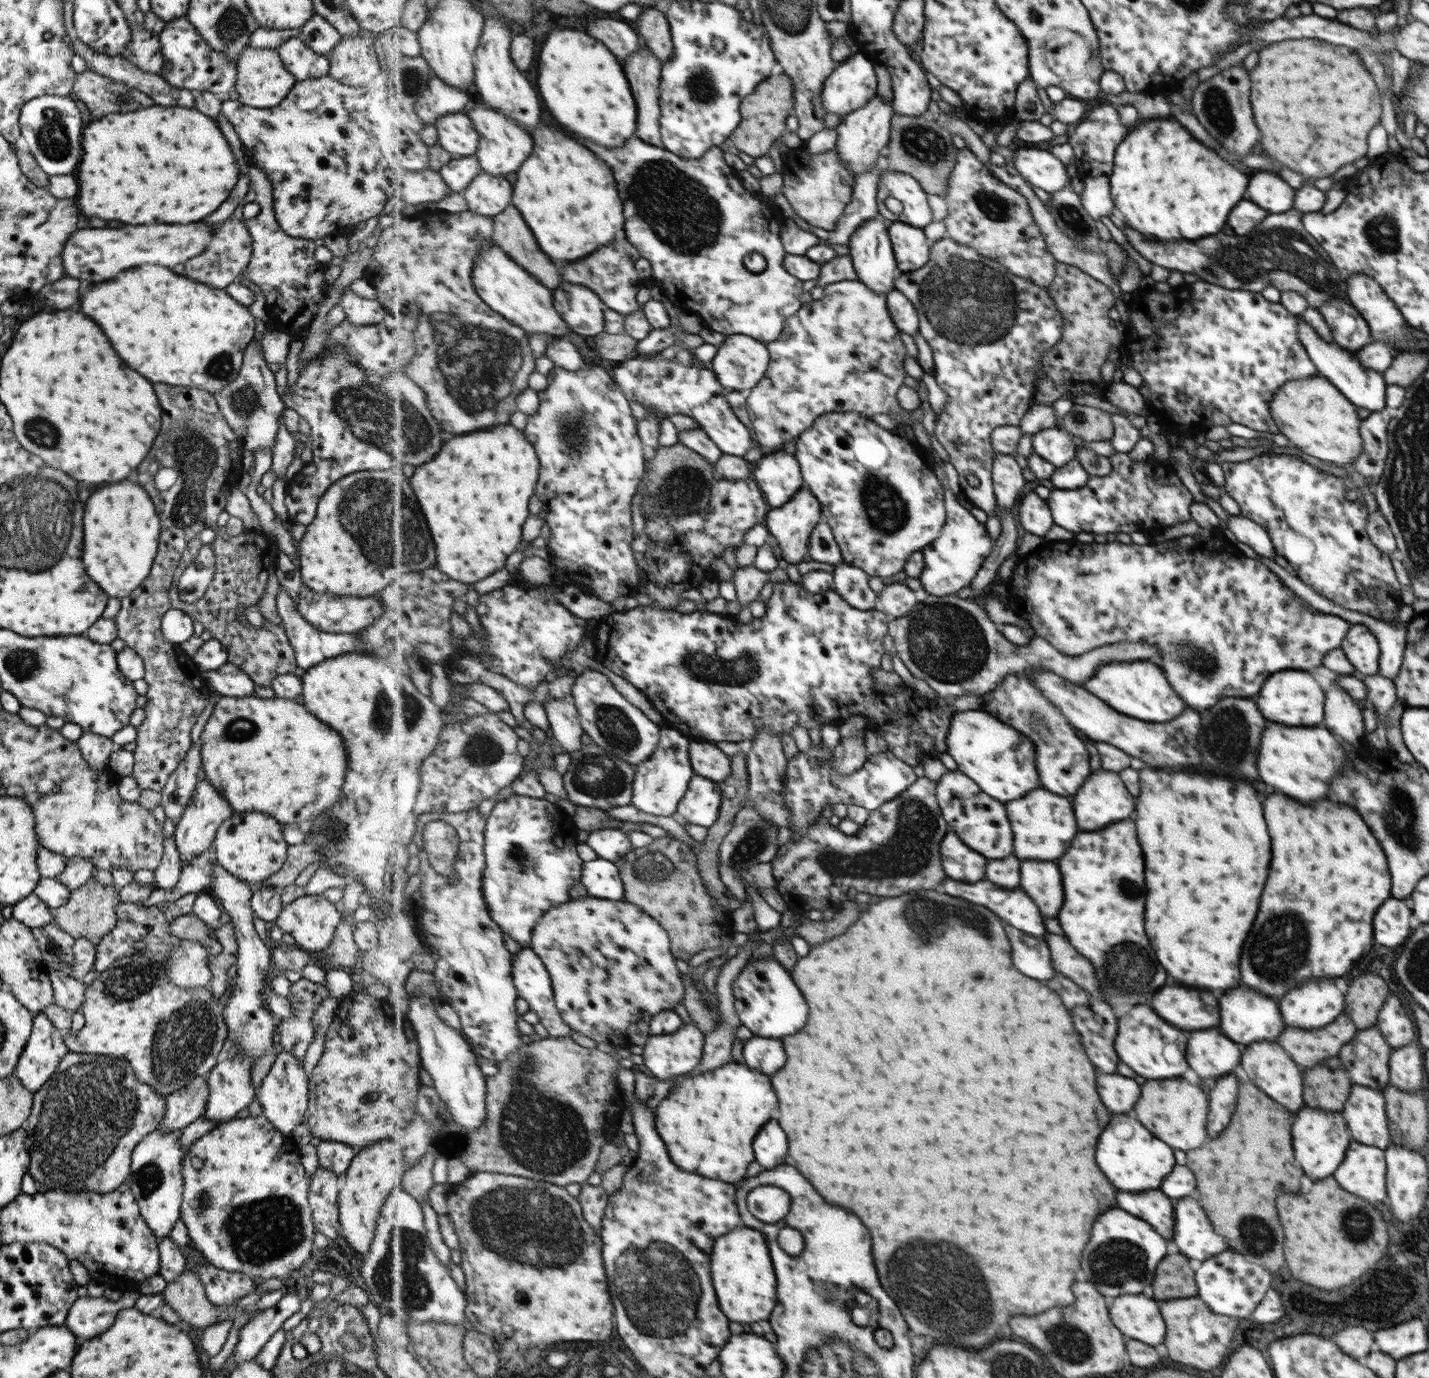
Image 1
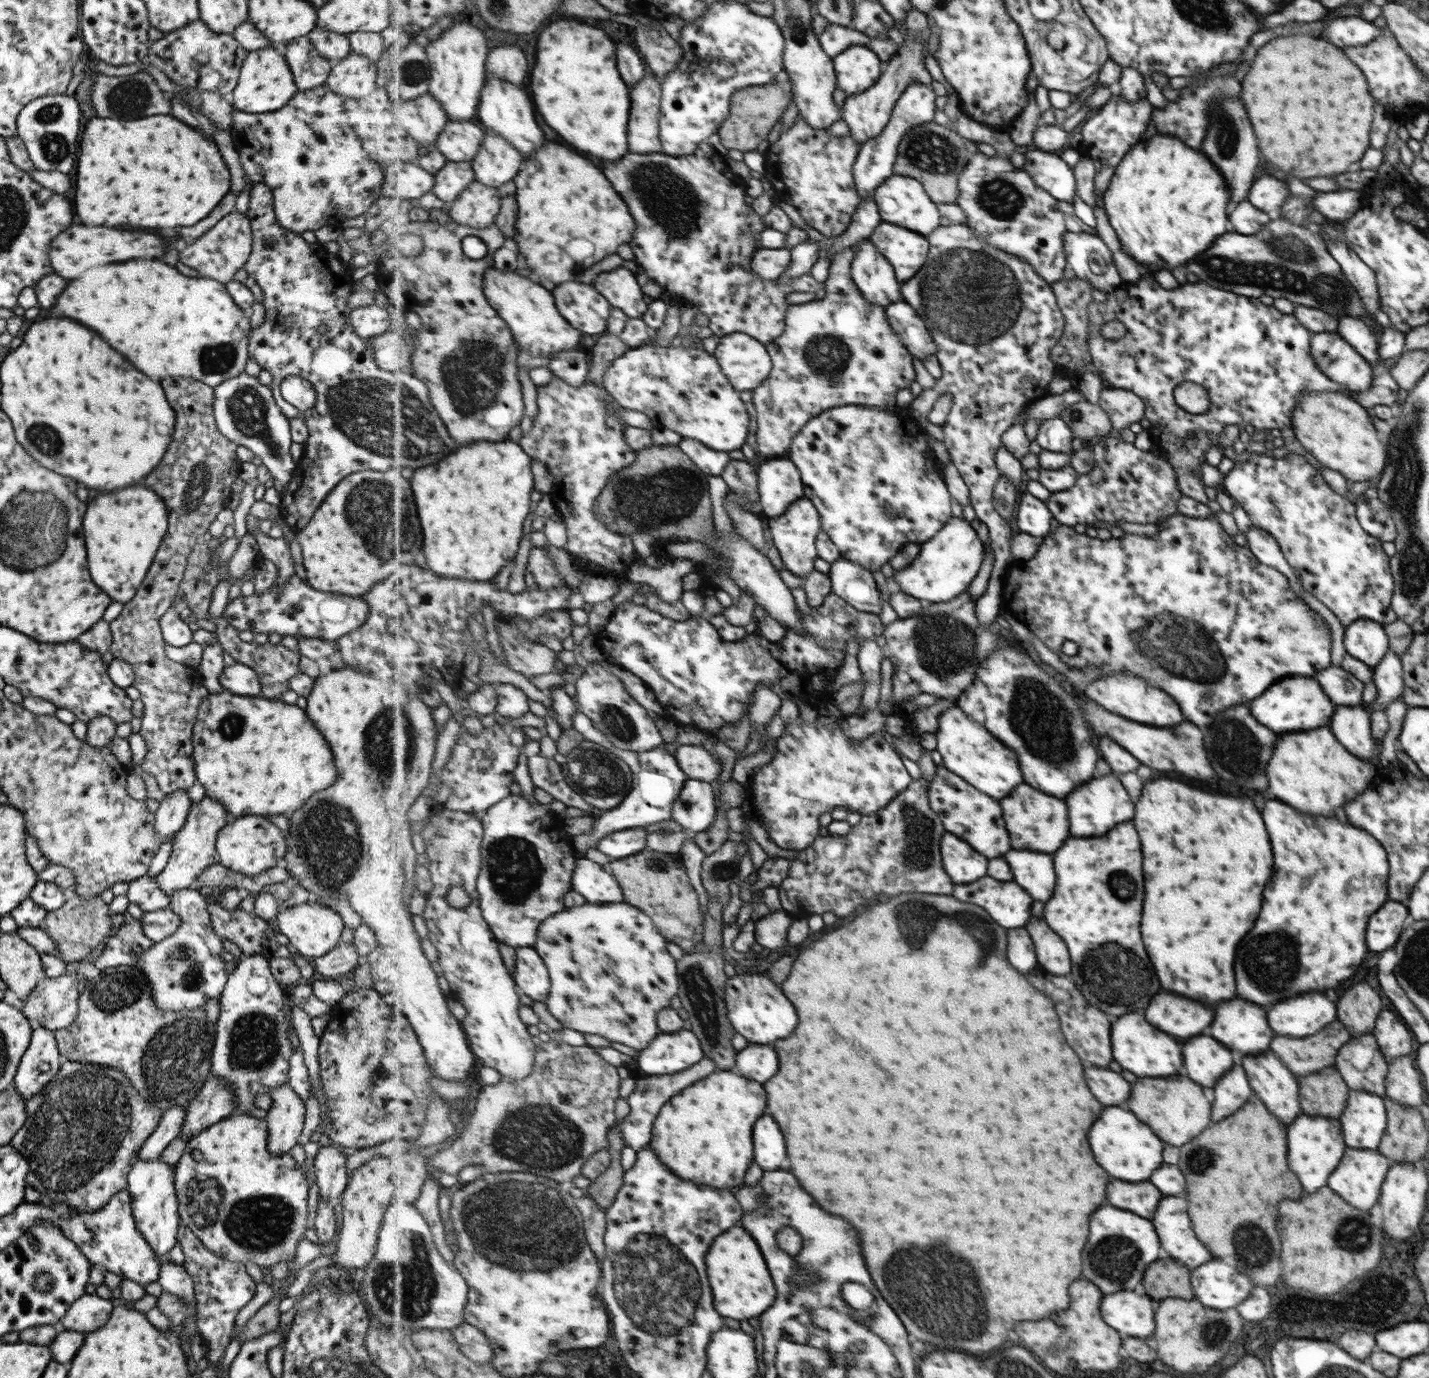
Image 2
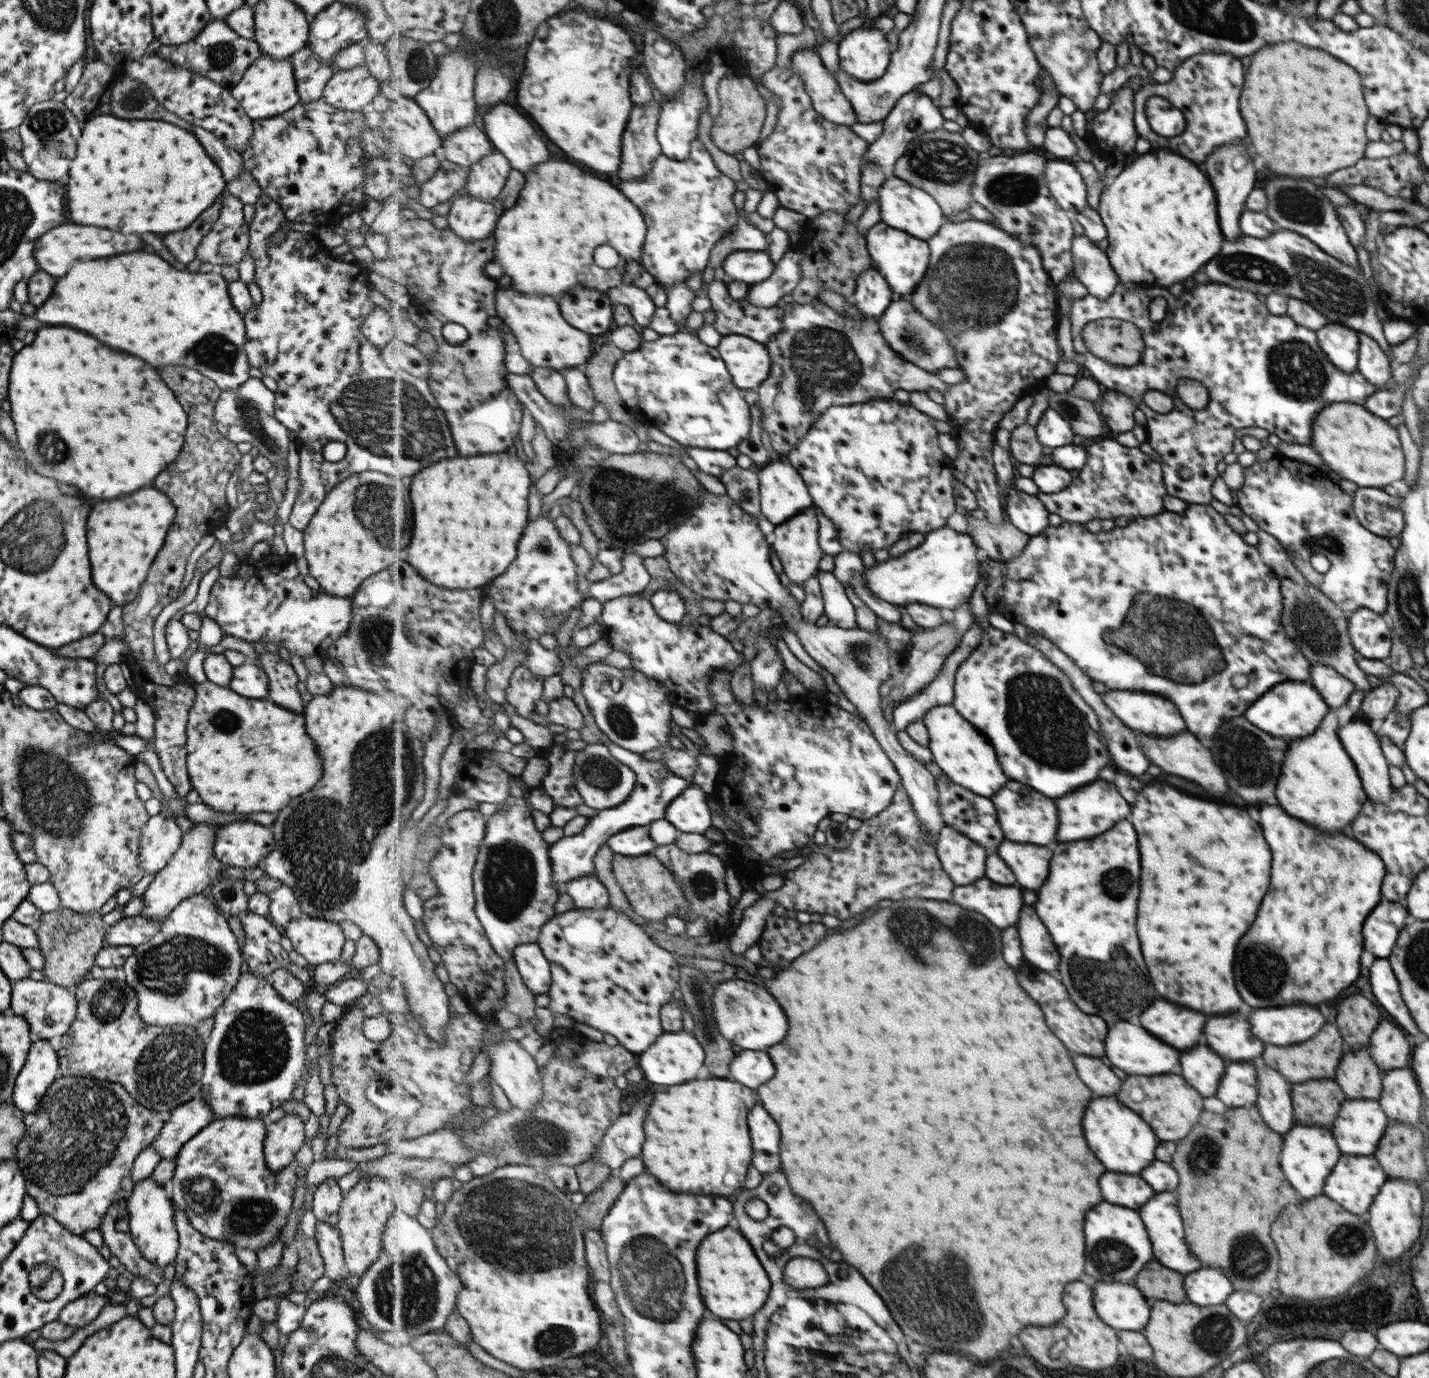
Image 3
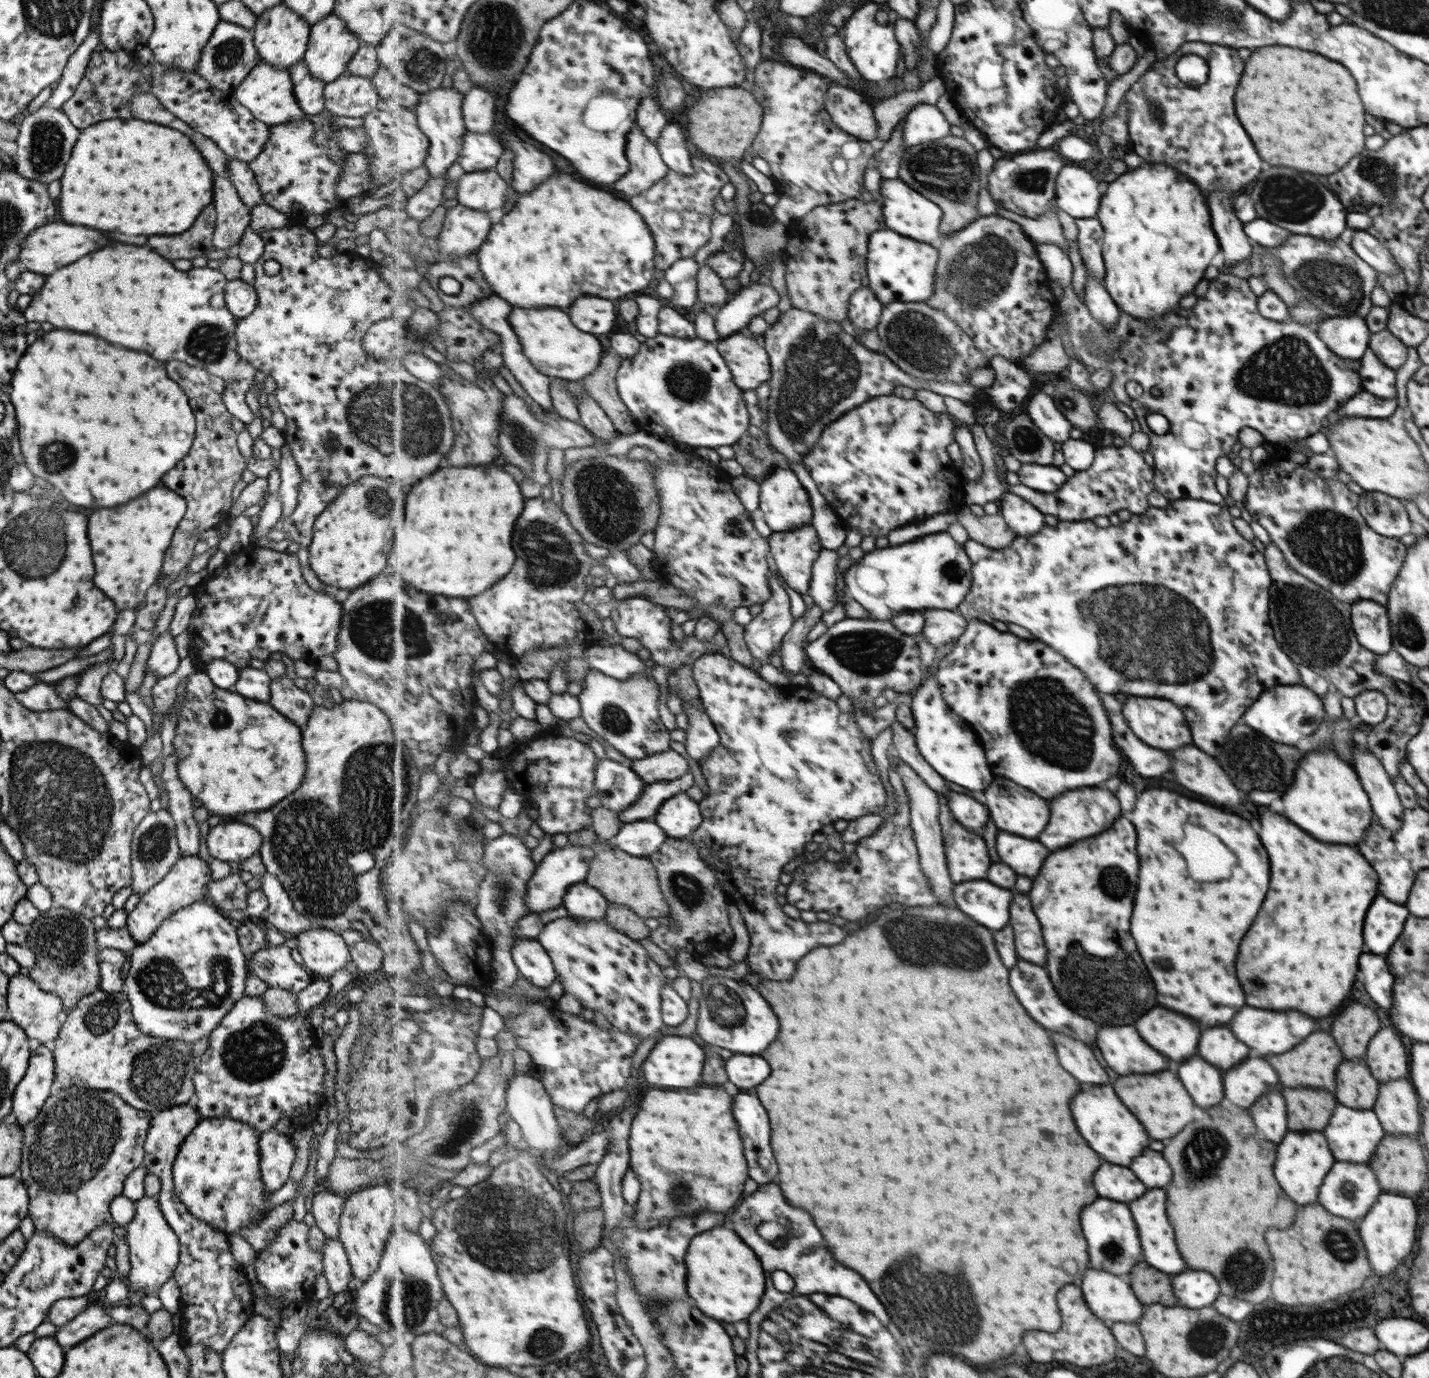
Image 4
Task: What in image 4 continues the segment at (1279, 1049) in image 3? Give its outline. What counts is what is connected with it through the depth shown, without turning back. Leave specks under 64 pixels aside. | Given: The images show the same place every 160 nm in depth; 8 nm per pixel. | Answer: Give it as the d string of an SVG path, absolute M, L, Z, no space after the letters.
M1313 1032L1313 1034L1309 1034L1309 1038L1305 1038L1305 1042L1301 1046L1297 1046L1297 1050L1289 1050L1289 1054L1267 1054L1263 1058L1273 1066L1281 1084L1291 1086L1291 1088L1297 1088L1297 1086L1323 1088L1323 1090L1335 1094L1335 1068L1341 1062L1339 1049L1340 1047L1337 1046L1337 1042L1333 1040L1330 1033Z

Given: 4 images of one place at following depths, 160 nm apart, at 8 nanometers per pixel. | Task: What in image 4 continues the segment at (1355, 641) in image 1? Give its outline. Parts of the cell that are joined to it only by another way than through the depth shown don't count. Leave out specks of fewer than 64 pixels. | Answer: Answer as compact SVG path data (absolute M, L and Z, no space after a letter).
M1361 600L1351 605L1351 625L1356 641L1365 650L1382 655L1392 648L1391 623L1384 605Z

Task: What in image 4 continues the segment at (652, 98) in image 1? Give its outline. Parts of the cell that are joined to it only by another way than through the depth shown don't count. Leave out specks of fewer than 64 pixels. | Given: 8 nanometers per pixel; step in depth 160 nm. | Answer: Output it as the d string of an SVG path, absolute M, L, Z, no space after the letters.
M639 124L631 129L628 136L627 155L631 166L629 172L621 177L621 182L613 184L613 190L623 192L627 199L651 189L657 181L668 176L670 169L658 144L644 133Z

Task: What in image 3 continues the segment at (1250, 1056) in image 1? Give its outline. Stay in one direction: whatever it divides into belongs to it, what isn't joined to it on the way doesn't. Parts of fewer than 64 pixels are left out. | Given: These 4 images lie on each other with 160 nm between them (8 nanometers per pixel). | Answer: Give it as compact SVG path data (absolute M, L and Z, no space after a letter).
M1252 1064L1257 1072L1257 1108L1265 1114L1265 1122L1279 1134L1285 1134L1293 1124L1291 1084L1265 1064Z

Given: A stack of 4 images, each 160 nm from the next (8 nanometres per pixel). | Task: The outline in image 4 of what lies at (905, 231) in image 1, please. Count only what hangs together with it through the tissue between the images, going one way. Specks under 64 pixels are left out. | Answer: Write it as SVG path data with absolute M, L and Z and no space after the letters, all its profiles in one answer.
M889 228L873 232L868 244L868 275L871 288L884 305L892 302L925 303L936 289L940 250Z

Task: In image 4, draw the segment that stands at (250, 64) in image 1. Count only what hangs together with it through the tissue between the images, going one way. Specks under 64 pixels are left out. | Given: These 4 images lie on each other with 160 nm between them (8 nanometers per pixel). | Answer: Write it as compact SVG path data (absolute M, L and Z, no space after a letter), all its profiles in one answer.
M265 63L256 64L232 90L232 95L236 102L267 125L285 124L305 116L295 102L288 69L278 69Z

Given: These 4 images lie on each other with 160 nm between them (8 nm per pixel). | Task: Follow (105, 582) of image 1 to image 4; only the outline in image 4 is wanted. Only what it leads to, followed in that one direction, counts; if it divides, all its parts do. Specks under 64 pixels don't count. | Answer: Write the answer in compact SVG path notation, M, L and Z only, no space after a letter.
M165 486L147 490L145 494L137 496L135 500L125 502L123 506L117 508L99 508L95 510L89 520L87 520L87 540L91 546L91 556L93 556L93 566L95 566L95 576L93 584L99 588L107 598L113 600L116 608L125 610L135 608L137 603L141 603L145 596L145 591L153 582L157 580L157 572L161 568L163 552L171 540L171 534L177 528L181 517L186 509L185 500Z

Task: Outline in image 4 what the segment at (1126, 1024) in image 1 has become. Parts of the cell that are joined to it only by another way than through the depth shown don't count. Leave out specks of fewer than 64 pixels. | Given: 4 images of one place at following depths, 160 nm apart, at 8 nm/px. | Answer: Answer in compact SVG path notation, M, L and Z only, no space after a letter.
M1133 1026L1101 1030L1101 1054L1117 1074L1147 1074L1169 1066L1165 1056L1137 1038Z

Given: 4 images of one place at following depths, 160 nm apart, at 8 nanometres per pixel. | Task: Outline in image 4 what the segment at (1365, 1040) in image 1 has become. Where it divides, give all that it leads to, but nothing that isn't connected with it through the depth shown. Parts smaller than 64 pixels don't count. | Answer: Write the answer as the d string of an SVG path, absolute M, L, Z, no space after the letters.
M1364 1059L1344 1060L1337 1070L1337 1090L1335 1097L1343 1106L1354 1109L1371 1109L1377 1098L1377 1082Z

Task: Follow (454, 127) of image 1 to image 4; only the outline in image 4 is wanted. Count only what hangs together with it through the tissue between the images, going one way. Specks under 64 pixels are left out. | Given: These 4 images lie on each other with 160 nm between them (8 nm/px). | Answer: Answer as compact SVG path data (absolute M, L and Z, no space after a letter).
M468 131L464 136L463 150L458 164L466 173L482 173L494 170L506 151L505 144L497 134L481 134Z

